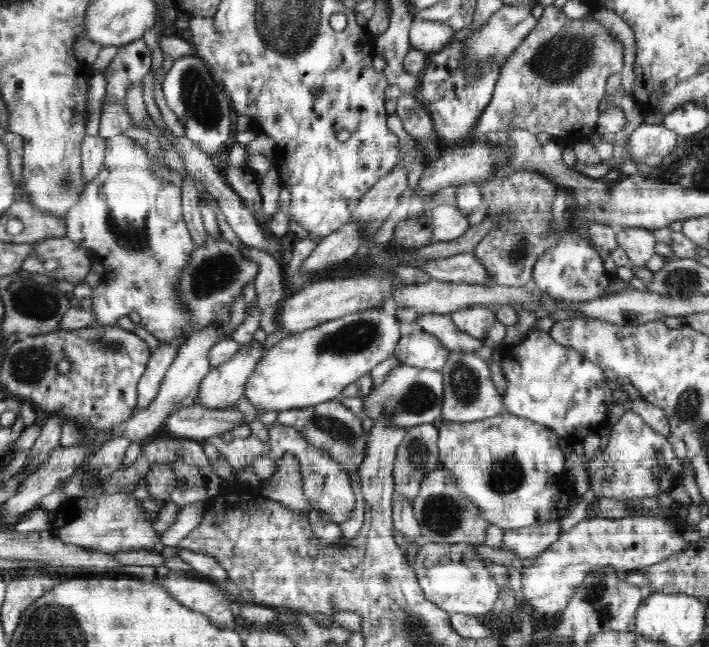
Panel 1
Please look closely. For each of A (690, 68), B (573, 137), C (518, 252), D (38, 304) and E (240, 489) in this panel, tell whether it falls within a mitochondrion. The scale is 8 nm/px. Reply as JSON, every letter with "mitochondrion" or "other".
{"A":"other","B":"other","C":"mitochondrion","D":"mitochondrion","E":"other"}

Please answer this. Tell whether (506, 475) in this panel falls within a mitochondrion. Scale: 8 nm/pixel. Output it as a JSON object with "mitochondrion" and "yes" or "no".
{"mitochondrion":"yes"}

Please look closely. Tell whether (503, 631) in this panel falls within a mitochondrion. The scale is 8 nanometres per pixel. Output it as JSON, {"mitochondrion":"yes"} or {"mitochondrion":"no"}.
{"mitochondrion":"no"}

